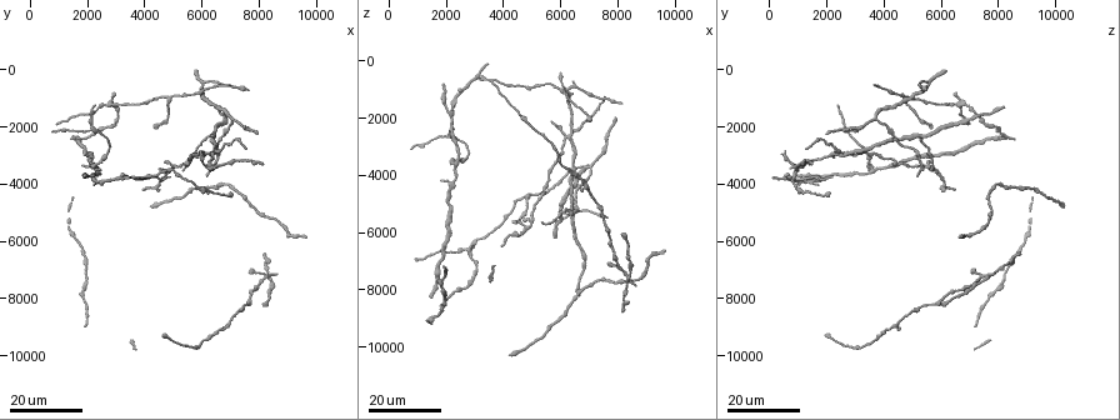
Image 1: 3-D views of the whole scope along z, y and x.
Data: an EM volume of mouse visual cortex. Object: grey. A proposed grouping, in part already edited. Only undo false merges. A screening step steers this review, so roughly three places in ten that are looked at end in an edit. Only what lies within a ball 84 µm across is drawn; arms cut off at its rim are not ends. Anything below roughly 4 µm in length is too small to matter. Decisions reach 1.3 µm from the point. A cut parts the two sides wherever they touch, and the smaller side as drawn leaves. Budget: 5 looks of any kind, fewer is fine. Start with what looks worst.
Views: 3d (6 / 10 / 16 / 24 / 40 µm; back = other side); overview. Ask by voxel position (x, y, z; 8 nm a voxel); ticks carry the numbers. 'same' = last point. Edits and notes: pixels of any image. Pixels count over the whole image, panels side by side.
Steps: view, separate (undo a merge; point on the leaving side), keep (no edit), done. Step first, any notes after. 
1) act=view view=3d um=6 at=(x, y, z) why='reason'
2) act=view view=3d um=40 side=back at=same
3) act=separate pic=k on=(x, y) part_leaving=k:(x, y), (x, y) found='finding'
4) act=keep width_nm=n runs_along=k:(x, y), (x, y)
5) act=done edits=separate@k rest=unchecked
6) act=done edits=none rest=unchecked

act=view view=3d um=24 at=(3500, 3700, 700) why='arms part here'

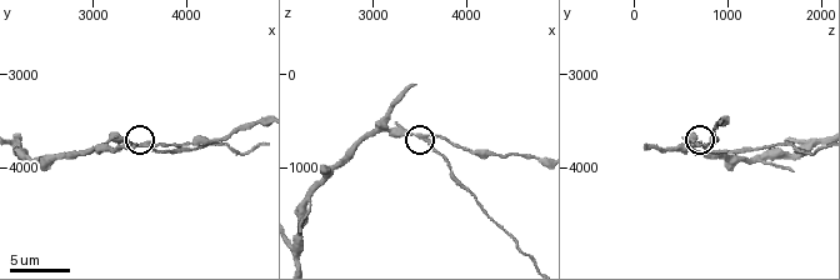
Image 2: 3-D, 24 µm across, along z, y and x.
act=view view=3d um=6 at=(3550, 3700, 700)

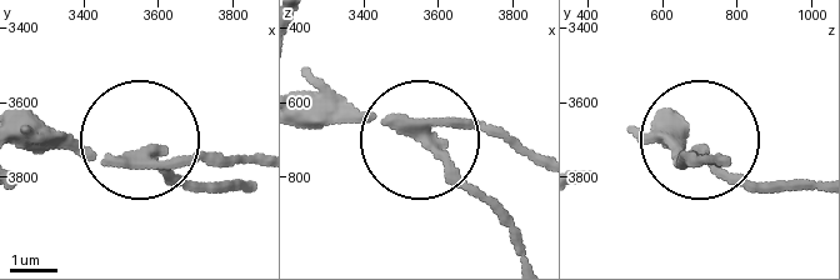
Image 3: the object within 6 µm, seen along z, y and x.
act=separate pic=3 on=(173, 183) arms=3 found='a second cell is stuck on'

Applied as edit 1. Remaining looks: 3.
act=view view=overview

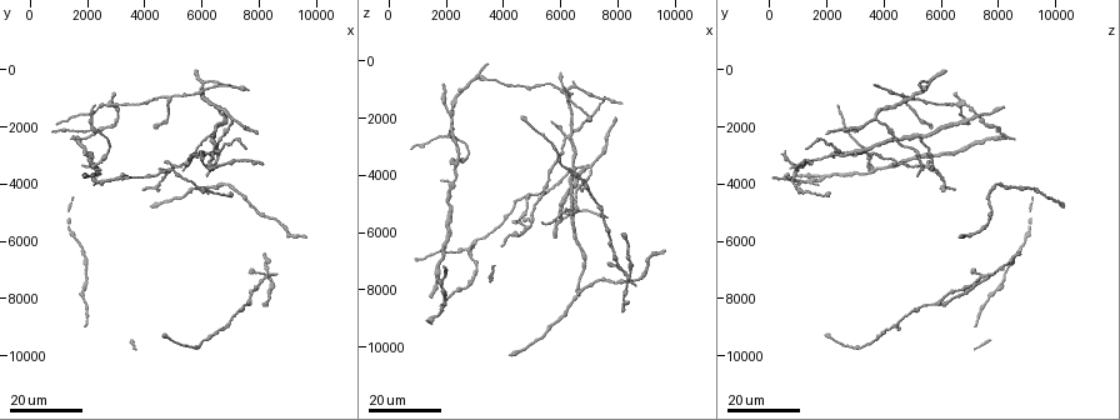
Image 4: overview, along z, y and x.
act=view view=3d um=16 at=(2800, 1100, 6600) why='thin arm on a thick one'

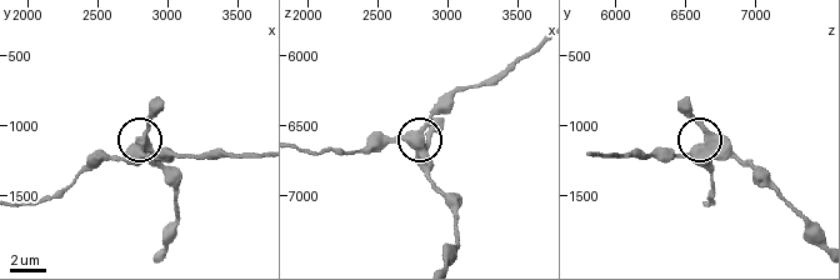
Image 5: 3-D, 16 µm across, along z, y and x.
act=view view=3d um=10 at=(2780, 1160, 6560) why='closer look'

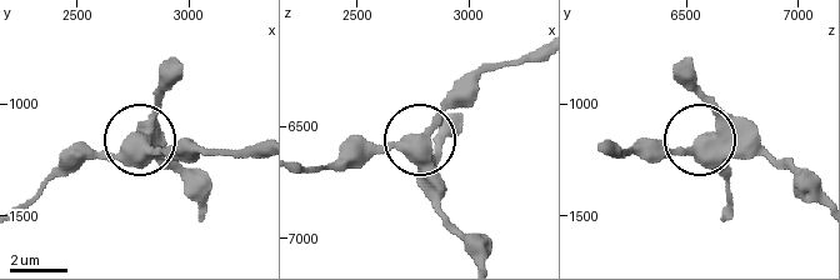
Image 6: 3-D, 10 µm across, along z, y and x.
act=separate pic=6 on=(99, 158) width_nm=460 part_leaving=6:(716, 149), (615, 149) found='a second cell is stuck on'

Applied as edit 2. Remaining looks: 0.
act=done edits=separate@3,separate@6 rest=unchecked

